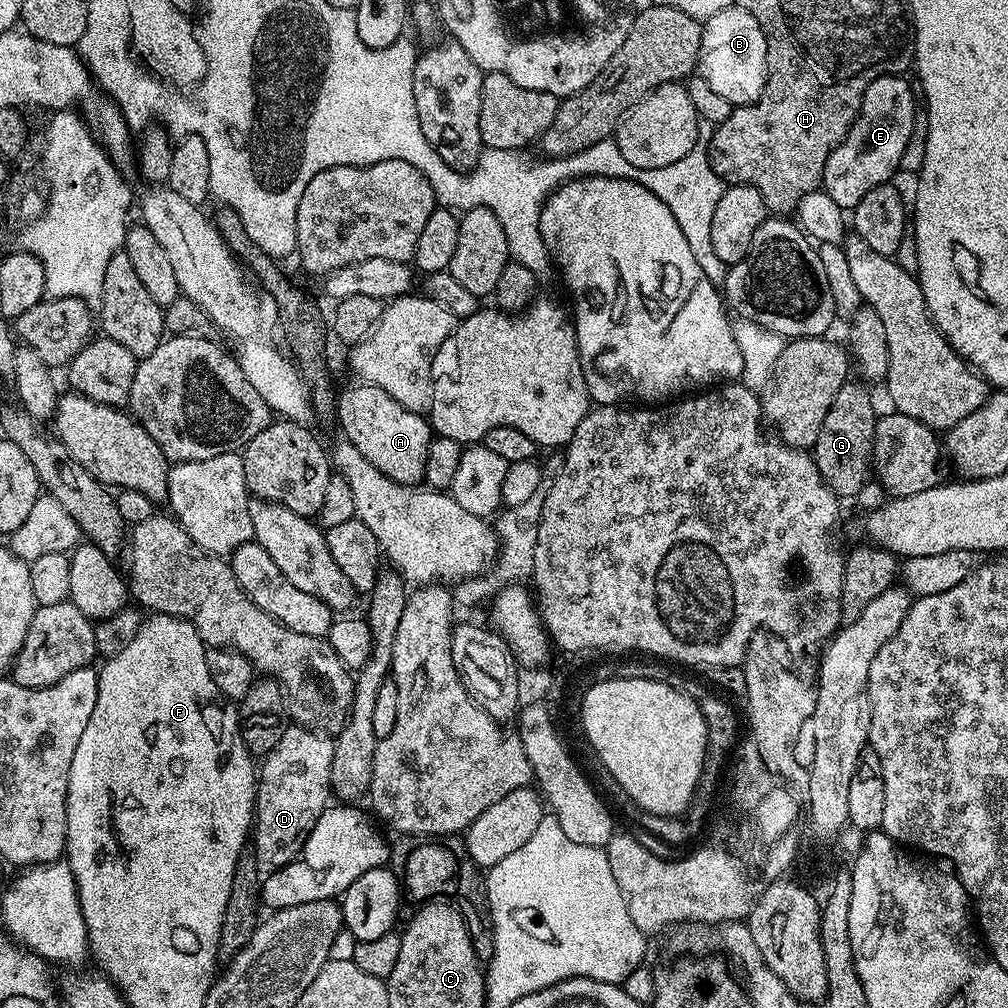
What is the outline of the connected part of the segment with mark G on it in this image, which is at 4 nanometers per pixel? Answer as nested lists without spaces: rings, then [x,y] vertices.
[[[846,382],[842,390],[834,394],[834,402],[830,402],[830,410],[826,410],[826,418],[822,421],[822,430],[818,431],[814,447],[818,474],[840,498],[855,498],[869,479],[872,438],[878,419],[878,411],[872,405],[872,396],[863,388],[865,385],[852,383]]]

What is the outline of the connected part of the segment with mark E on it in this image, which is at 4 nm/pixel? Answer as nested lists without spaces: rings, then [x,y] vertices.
[[[885,74],[866,86],[856,121],[840,146],[826,158],[822,191],[830,194],[840,208],[855,210],[874,186],[889,183],[892,175],[900,170],[902,150],[906,150],[906,142],[910,142],[910,130],[914,130],[914,114],[918,110],[917,93],[914,88],[912,93],[904,79],[900,74]]]

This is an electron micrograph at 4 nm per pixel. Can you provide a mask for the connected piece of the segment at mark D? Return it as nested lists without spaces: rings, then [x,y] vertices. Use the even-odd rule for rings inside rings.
[[[289,726],[282,738],[278,738],[278,746],[274,746],[274,750],[270,750],[268,755],[263,757],[258,768],[254,813],[254,855],[257,864],[268,870],[279,870],[300,855],[306,838],[312,833],[314,826],[320,823],[324,809],[329,807],[333,758],[334,740],[331,735],[299,726]]]

